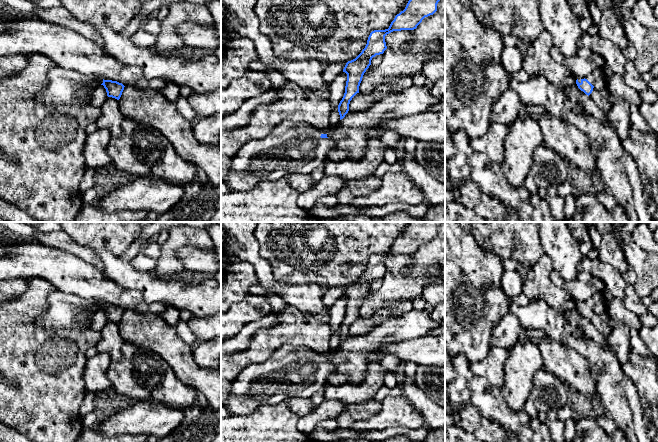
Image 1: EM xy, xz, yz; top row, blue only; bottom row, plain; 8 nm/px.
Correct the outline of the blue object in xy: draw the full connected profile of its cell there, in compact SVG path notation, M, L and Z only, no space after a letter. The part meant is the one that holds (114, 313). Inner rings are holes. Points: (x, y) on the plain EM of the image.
M54 290L48 295L47 311L35 319L38 327L51 329L84 329L91 327L93 315L103 309L107 320L120 323L124 309L117 305L104 304L95 299L86 299L74 294Z

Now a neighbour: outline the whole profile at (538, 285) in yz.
M543 254L540 259L528 269L522 292L529 300L544 300L550 307L566 316L567 312L576 308L576 302L568 293L555 286L550 275L554 271L548 255Z

